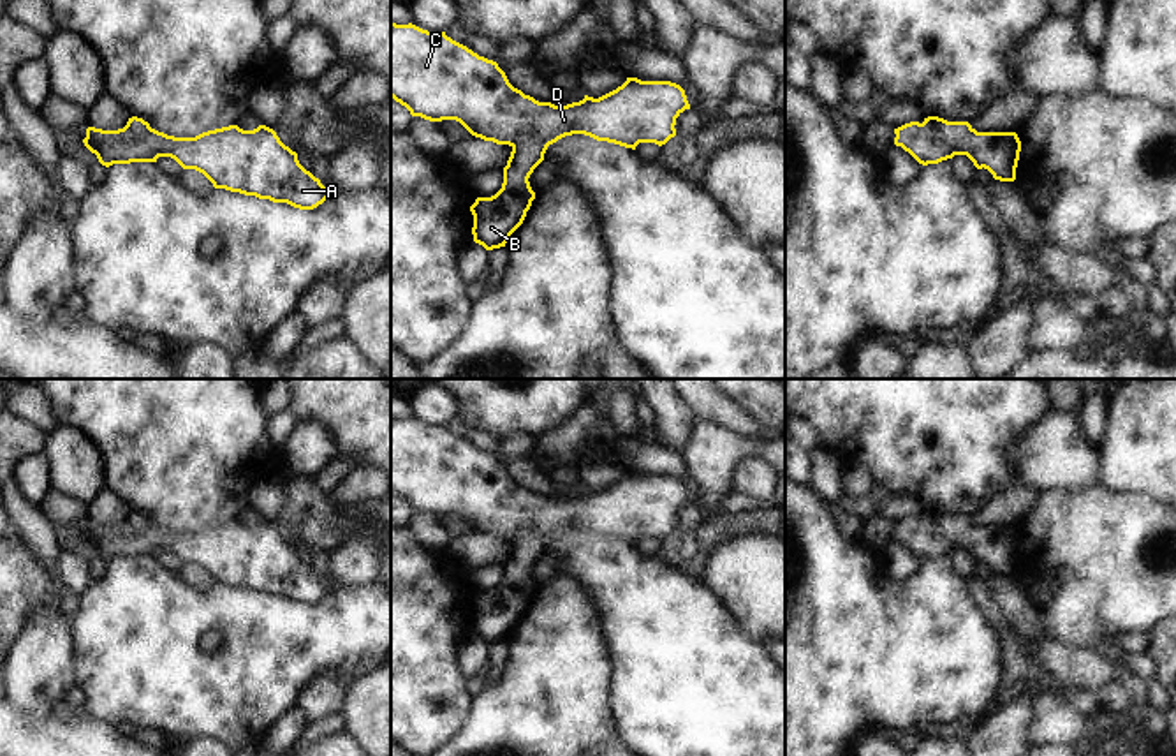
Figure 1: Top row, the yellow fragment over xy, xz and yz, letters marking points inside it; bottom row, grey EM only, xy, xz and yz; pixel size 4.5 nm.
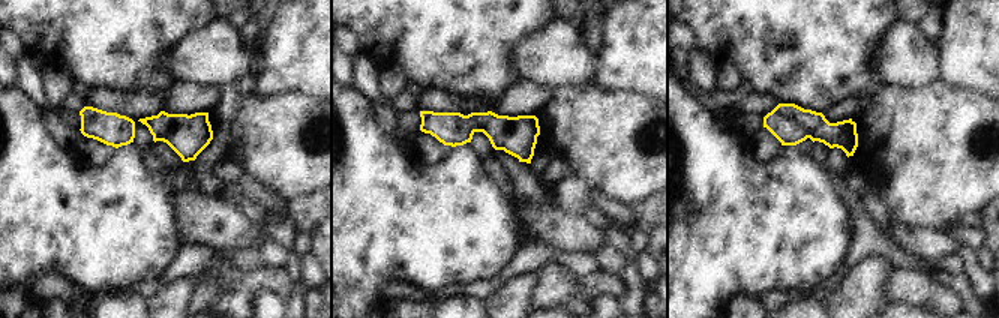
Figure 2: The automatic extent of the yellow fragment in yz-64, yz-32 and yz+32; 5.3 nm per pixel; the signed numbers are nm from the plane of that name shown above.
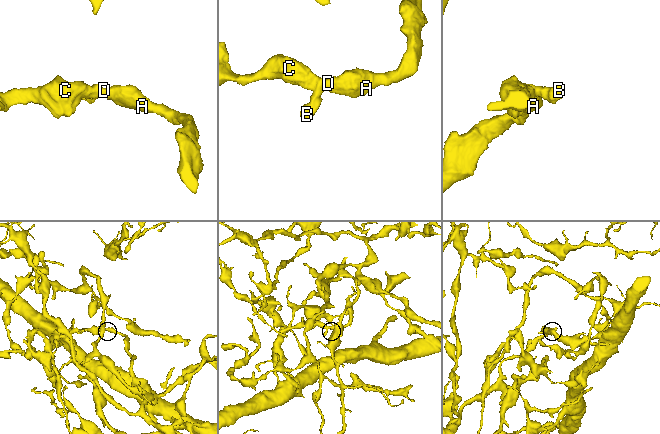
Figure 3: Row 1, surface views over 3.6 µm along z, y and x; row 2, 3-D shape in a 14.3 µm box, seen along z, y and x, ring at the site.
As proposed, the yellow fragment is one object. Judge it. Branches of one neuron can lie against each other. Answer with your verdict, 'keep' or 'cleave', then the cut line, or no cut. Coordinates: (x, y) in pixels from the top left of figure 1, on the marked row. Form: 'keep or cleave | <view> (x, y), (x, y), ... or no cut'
keep | no cut

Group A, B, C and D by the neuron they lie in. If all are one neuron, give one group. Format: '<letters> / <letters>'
A B C D

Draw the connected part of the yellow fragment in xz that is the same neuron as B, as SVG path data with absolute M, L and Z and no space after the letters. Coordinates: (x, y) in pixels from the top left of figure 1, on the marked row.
M391 23L391 97L412 116L430 122L456 120L472 136L512 148L503 167L502 189L491 197L477 197L470 206L474 241L486 250L505 247L523 224L535 199L528 178L544 160L549 145L565 136L584 134L632 150L639 143L662 146L676 136L676 118L690 109L680 85L637 78L627 78L621 86L599 99L584 95L583 100L567 106L539 102L514 88L496 62L479 56L445 32L428 32L412 23Z

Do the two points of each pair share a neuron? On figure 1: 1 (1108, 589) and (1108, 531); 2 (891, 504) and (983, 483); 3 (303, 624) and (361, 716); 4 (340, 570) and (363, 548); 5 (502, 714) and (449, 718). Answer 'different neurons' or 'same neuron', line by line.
1: same neuron
2: different neurons
3: different neurons
4: same neuron
5: different neurons

